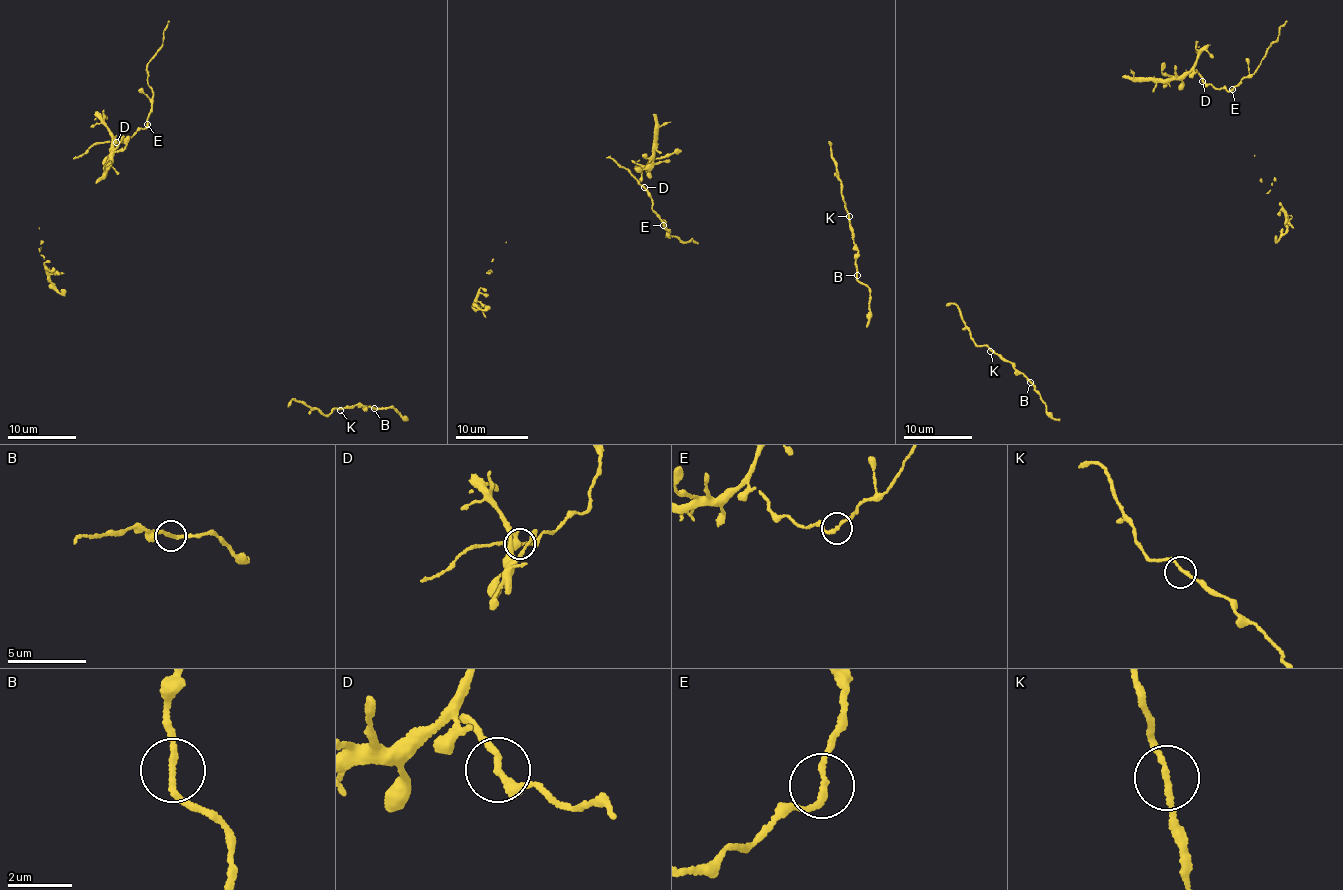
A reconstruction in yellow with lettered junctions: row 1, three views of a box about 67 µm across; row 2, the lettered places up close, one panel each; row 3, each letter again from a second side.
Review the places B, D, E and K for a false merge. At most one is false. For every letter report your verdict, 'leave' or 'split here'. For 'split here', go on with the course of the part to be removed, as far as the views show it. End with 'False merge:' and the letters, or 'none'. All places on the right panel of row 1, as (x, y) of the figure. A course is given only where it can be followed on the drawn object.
B: leave
D: leave
E: leave
K: leave
False merge: none

